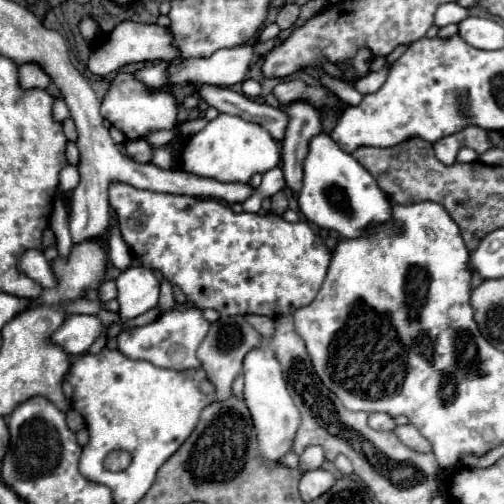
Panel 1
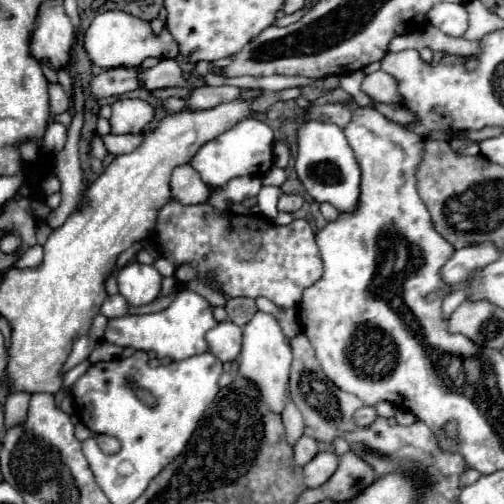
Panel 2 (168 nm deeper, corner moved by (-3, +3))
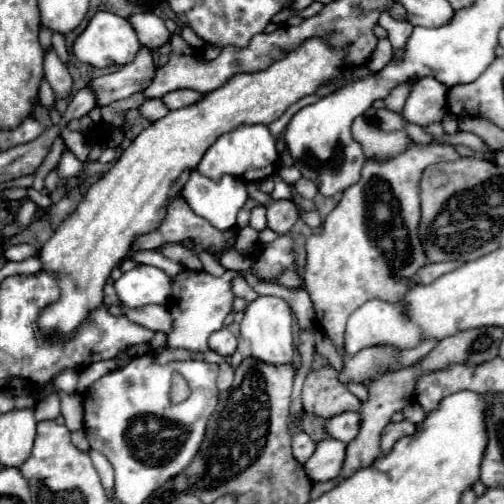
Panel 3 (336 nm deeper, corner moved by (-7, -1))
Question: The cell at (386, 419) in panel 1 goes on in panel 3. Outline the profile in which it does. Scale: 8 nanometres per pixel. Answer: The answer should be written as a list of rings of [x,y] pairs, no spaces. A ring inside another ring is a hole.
[[[340,413],[326,421],[326,431],[330,433],[330,437],[348,445],[352,439],[356,439],[356,433],[360,431],[360,415],[358,413]]]

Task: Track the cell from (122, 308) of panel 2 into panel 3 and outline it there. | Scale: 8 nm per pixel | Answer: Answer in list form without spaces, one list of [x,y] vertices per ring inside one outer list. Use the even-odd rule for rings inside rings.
[[[122,305],[122,315],[126,319],[130,319],[132,323],[142,325],[142,327],[152,329],[152,331],[168,333],[170,327],[172,327],[170,313],[164,305],[146,305],[146,307],[140,307],[140,309],[132,309],[132,307]]]

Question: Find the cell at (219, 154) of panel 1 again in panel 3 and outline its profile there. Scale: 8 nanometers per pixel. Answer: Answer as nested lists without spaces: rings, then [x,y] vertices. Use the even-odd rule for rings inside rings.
[[[242,125],[230,133],[224,133],[216,139],[216,143],[206,151],[200,165],[196,167],[198,173],[220,181],[222,175],[232,175],[248,183],[260,183],[262,179],[274,175],[278,165],[278,151],[276,151],[276,137],[272,137],[266,125]]]

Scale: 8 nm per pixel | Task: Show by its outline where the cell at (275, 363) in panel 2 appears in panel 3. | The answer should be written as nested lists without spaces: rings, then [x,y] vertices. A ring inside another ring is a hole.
[[[258,297],[248,303],[244,319],[240,321],[240,337],[244,337],[252,347],[252,357],[268,361],[268,365],[286,365],[294,359],[294,339],[292,339],[292,311],[284,299],[278,297]]]

